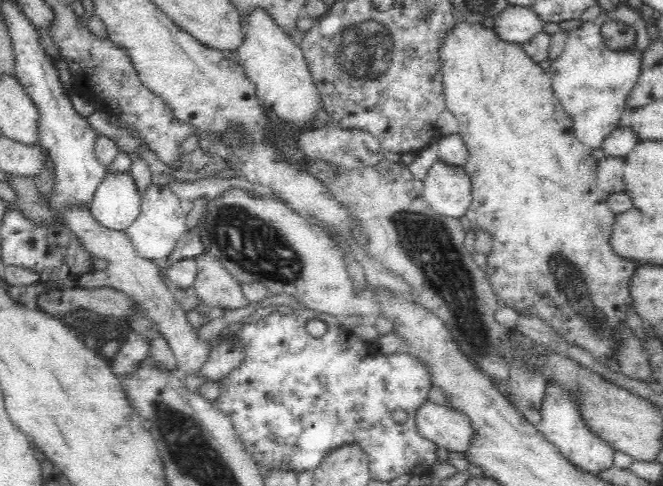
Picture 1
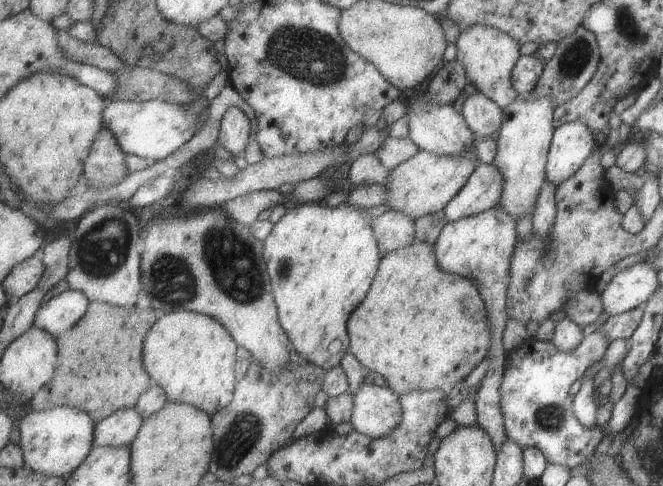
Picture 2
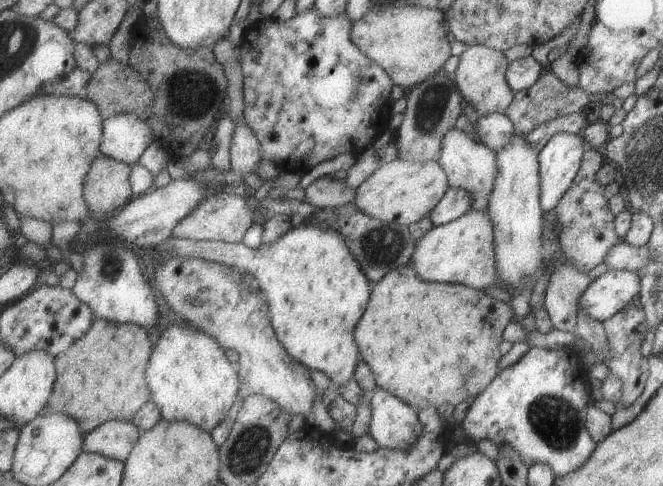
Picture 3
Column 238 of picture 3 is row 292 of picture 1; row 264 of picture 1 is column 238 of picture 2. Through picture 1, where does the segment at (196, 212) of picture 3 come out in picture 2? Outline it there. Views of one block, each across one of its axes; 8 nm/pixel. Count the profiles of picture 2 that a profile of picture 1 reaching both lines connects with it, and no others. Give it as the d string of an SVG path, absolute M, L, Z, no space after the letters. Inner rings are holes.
M265 190L239 196L227 202L223 208L233 220L253 225L259 218L260 212L265 212L279 204L287 204L287 196L283 196L277 190Z

